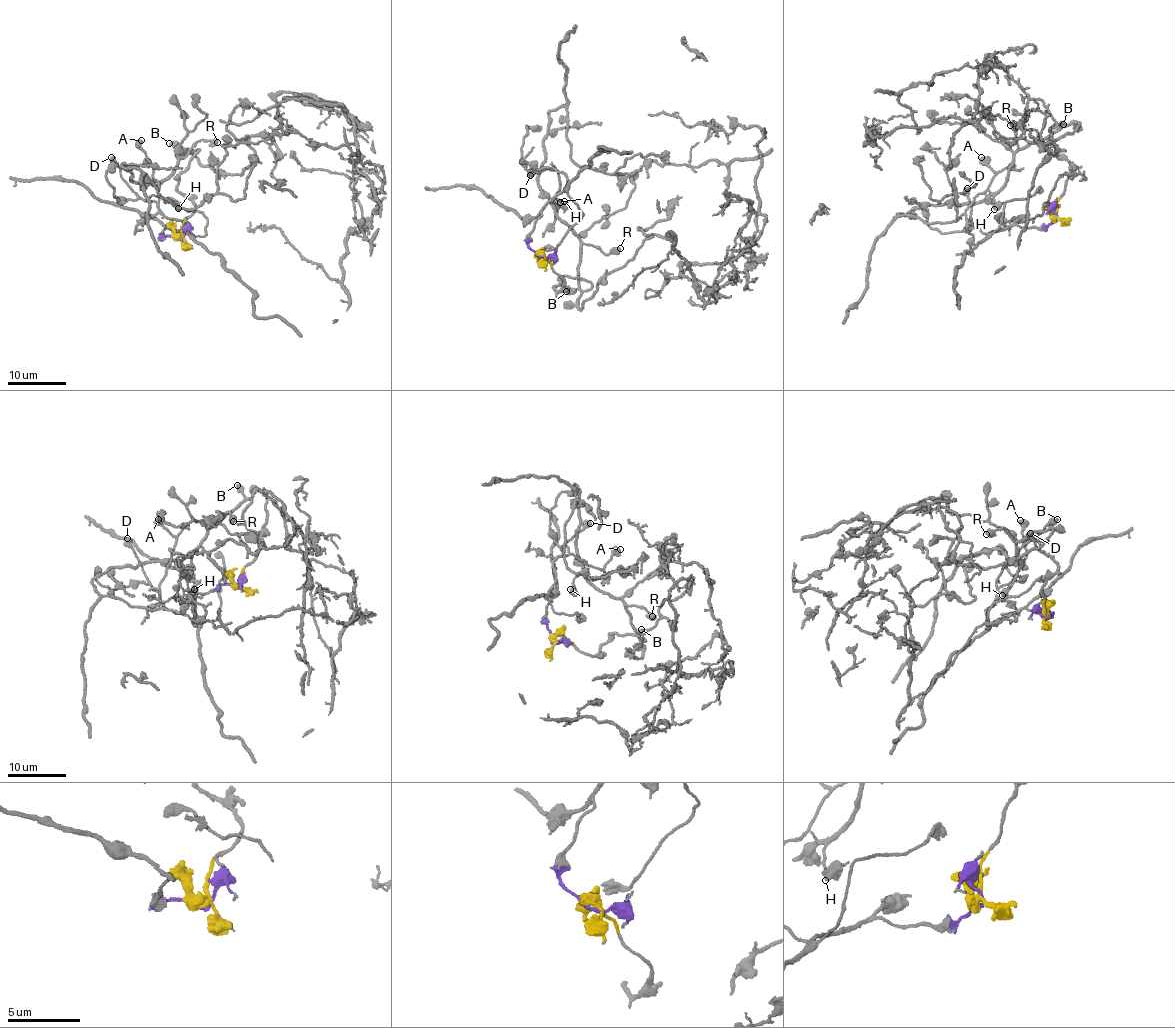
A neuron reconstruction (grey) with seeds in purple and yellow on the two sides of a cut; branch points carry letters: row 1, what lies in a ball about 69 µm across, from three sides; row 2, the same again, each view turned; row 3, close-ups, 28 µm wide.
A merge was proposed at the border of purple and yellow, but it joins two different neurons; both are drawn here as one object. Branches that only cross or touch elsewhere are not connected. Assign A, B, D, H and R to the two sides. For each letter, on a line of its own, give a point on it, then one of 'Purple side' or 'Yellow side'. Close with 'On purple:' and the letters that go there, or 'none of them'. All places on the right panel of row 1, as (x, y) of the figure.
A: Place: (981, 157). Purple side
B: Place: (1063, 124). Yellow side
D: Place: (967, 188). Purple side
H: Place: (994, 209). Yellow side
R: Place: (1010, 125). Yellow side
On purple: A, D

